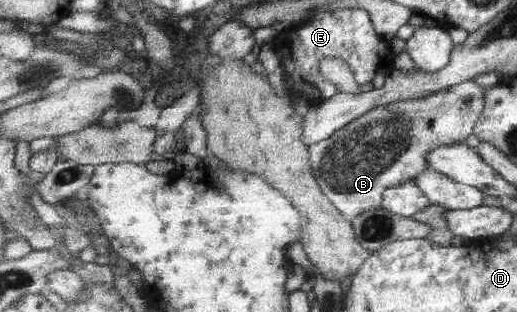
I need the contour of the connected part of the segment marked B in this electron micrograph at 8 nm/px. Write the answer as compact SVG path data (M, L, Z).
M470 80L444 89L428 97L398 101L351 121L328 139L309 147L311 164L319 186L331 198L331 202L349 219L356 218L370 209L383 205L383 195L388 188L415 181L415 177L430 169L427 153L441 145L462 142L473 134L475 125L483 115L486 104L485 88Z

